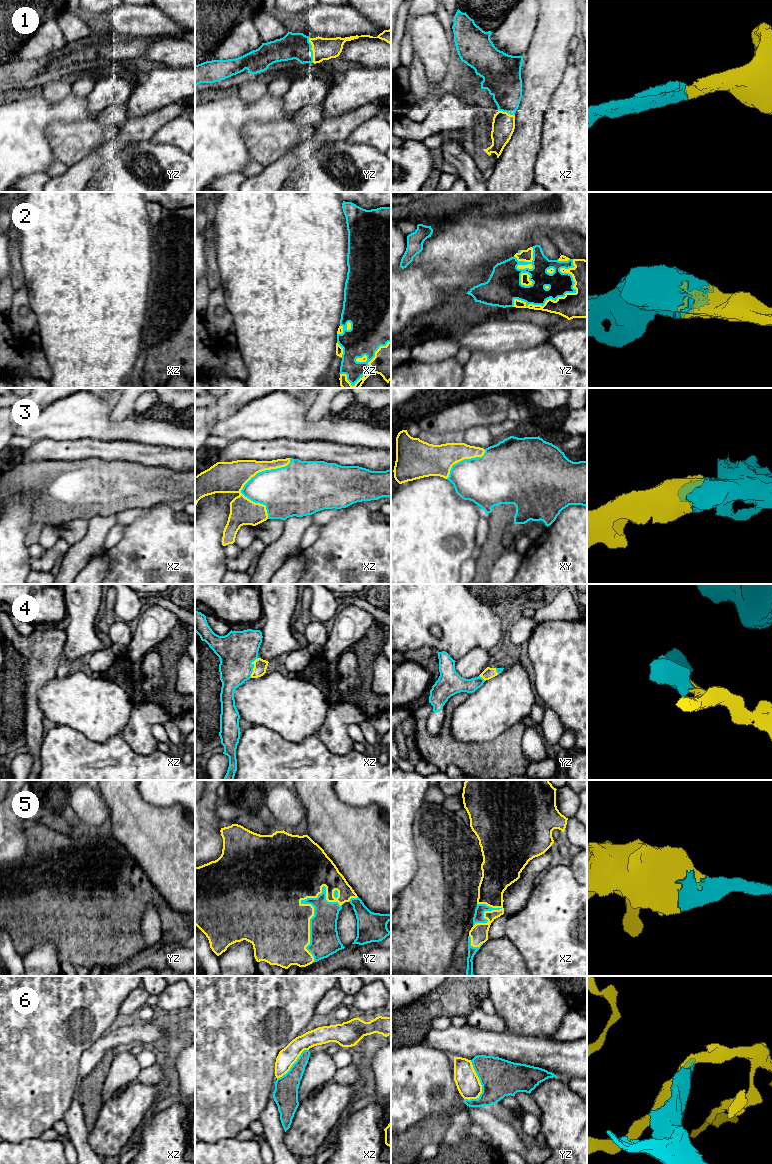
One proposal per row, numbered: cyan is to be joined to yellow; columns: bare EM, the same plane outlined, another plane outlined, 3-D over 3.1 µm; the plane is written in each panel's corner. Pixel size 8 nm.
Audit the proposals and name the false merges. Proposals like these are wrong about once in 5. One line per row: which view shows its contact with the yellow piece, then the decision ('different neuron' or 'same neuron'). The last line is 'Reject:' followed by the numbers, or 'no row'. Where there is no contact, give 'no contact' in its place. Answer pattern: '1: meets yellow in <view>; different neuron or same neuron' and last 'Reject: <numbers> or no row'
1: meets yellow in yz; same neuron
2: meets yellow in yz; same neuron
3: meets yellow in xz; same neuron
4: meets yellow in xz; same neuron
5: meets yellow in yz; same neuron
6: meets yellow in yz; different neuron
Reject: 6

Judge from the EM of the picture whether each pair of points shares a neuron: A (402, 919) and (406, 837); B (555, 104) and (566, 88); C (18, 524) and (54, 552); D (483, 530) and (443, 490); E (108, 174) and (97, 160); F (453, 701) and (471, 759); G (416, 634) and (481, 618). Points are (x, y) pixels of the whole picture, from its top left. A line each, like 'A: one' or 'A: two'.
A: two
B: one
C: two
D: two
E: two
F: one
G: one

